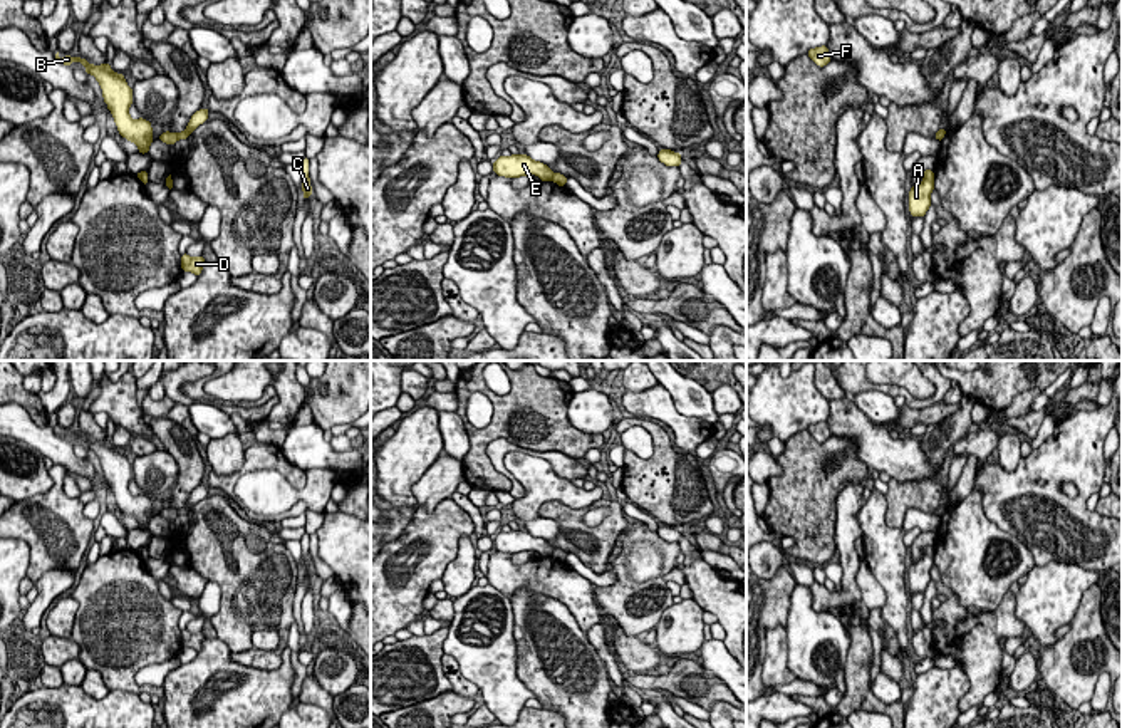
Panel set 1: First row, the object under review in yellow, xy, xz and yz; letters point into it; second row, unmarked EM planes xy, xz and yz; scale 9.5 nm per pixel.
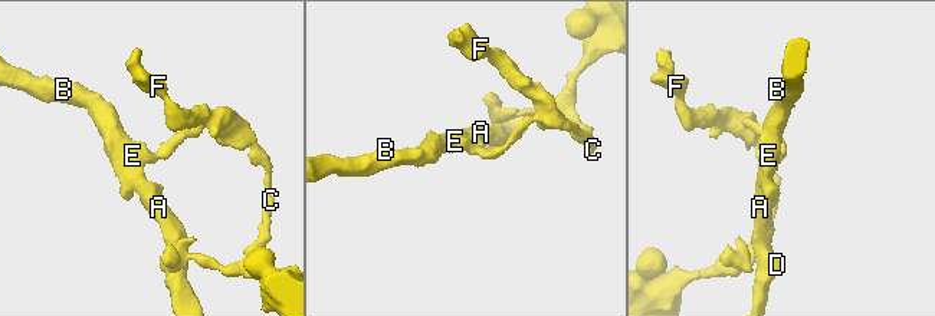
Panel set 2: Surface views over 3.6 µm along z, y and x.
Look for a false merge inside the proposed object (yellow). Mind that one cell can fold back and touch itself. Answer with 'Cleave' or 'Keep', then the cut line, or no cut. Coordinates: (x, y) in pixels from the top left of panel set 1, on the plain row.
Cleave. Split along xy (176, 510), (178, 514)

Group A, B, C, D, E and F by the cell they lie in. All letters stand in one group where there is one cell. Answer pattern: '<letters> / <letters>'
A B D E / C F

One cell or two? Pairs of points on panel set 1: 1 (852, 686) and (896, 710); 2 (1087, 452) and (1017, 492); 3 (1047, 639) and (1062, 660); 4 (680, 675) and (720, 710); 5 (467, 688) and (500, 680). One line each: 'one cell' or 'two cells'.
1: one cell
2: one cell
3: two cells
4: two cells
5: two cells

